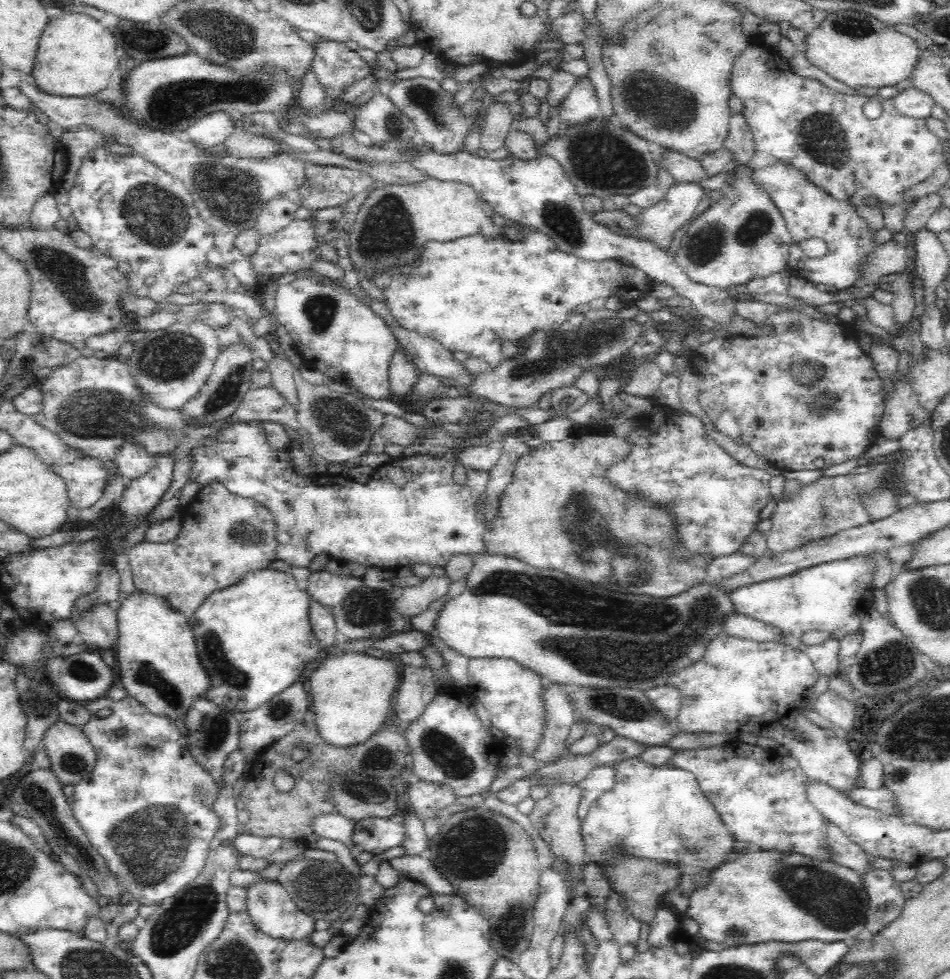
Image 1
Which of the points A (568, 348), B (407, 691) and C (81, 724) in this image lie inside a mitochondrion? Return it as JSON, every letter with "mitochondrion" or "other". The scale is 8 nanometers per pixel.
{"A":"mitochondrion","B":"other","C":"other"}

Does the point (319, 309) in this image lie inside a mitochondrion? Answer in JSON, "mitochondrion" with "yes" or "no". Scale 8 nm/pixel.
{"mitochondrion":"yes"}

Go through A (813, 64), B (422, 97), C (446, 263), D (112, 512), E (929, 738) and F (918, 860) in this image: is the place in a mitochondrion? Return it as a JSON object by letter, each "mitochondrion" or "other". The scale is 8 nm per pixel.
{"A":"other","B":"mitochondrion","C":"mitochondrion","D":"other","E":"mitochondrion","F":"other"}

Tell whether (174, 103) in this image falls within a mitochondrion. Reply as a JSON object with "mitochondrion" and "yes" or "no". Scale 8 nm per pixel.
{"mitochondrion":"yes"}

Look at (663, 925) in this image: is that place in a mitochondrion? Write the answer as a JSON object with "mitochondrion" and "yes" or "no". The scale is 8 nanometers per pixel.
{"mitochondrion":"no"}

